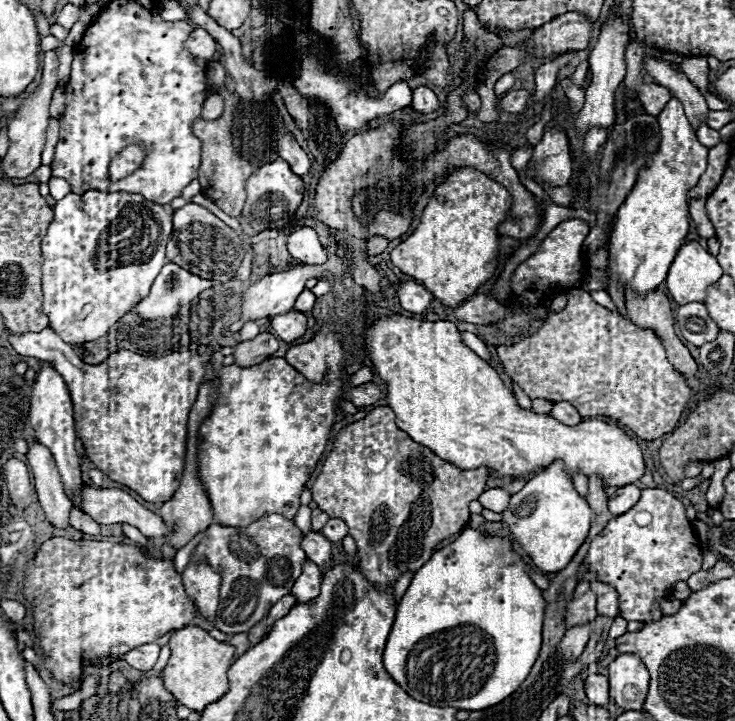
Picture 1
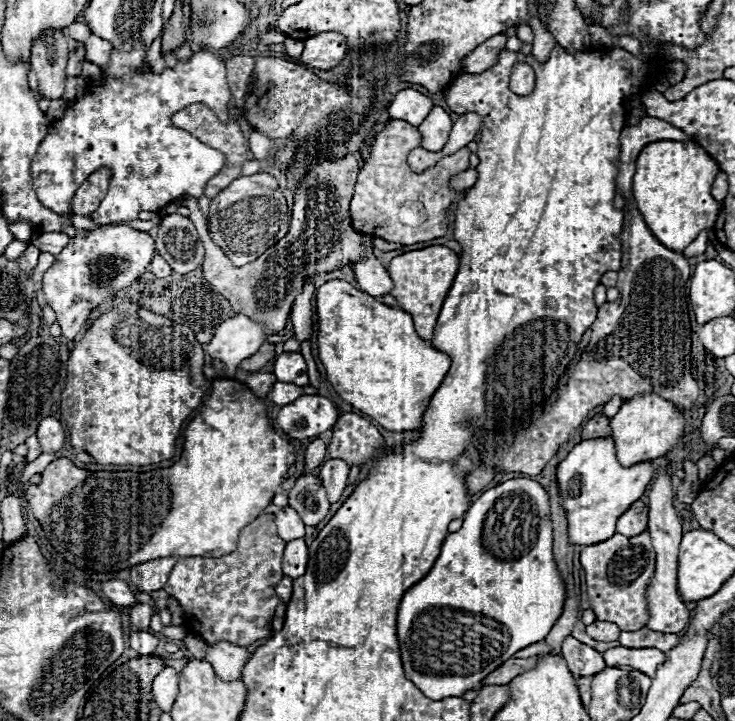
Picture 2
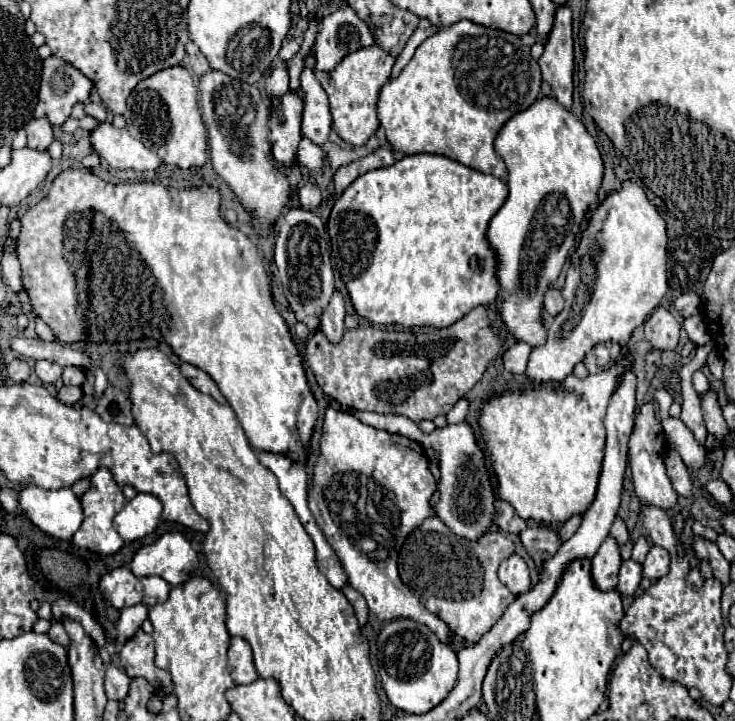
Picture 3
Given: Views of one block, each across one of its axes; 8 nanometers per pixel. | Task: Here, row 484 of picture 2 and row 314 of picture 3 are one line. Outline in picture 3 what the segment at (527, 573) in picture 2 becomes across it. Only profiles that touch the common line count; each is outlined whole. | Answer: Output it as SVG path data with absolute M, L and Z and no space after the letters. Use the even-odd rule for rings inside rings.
M540 96L528 110L518 112L516 116L512 116L512 118L502 126L502 130L498 132L498 136L496 136L496 140L494 140L494 148L496 148L496 152L502 156L502 160L506 162L506 168L508 168L508 190L510 190L510 194L508 194L504 206L492 216L490 224L488 224L488 230L486 230L486 240L488 240L488 244L490 244L490 250L496 254L496 262L498 262L498 266L496 266L496 278L498 278L498 282L500 282L500 290L506 292L506 298L502 298L502 300L498 302L498 314L500 314L500 318L502 318L502 322L504 322L508 334L510 334L514 340L526 342L526 344L530 344L530 346L540 346L540 344L546 342L546 328L544 328L542 316L540 316L540 312L542 312L542 302L544 302L544 294L546 294L546 290L550 288L550 284L558 280L558 276L560 276L560 272L562 272L562 268L564 268L564 264L566 264L566 258L568 258L570 252L576 248L576 238L578 238L578 234L580 234L580 224L582 224L586 212L590 210L592 204L598 202L598 190L600 190L602 176L604 176L604 164L602 164L602 158L600 158L600 150L598 150L598 146L596 146L596 140L586 132L584 124L582 124L572 112L568 112L566 108L562 108L554 98L544 98L544 96Z

